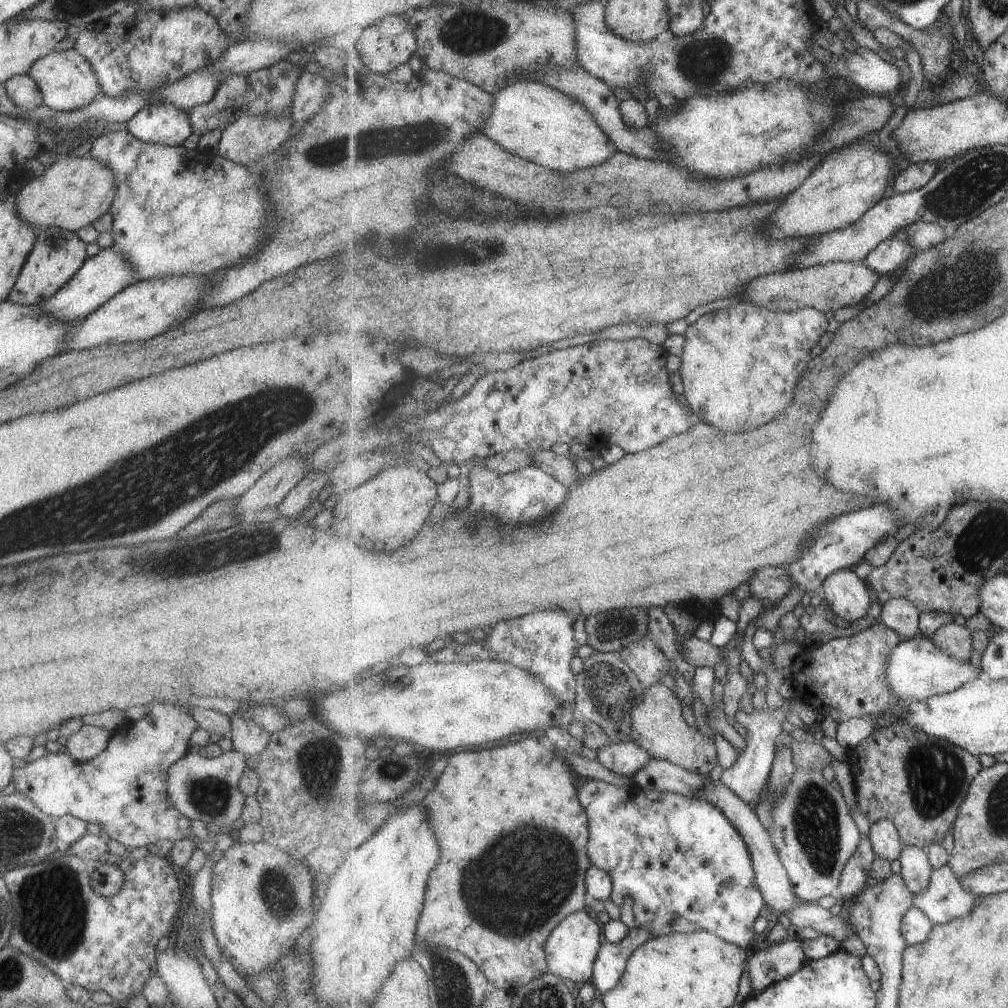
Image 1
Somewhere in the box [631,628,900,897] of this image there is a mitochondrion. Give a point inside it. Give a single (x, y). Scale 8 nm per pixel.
(816, 818)

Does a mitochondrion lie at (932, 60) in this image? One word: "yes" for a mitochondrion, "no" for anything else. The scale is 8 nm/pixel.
no

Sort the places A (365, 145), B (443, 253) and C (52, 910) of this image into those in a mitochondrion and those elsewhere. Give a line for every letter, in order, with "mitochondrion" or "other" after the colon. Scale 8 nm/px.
A: mitochondrion
B: mitochondrion
C: mitochondrion

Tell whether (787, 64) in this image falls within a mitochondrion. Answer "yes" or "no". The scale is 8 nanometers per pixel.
no

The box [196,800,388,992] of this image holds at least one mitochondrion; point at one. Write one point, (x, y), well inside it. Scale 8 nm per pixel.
(271, 890)

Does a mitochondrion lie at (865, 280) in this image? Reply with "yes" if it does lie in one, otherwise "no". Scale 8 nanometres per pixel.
no

